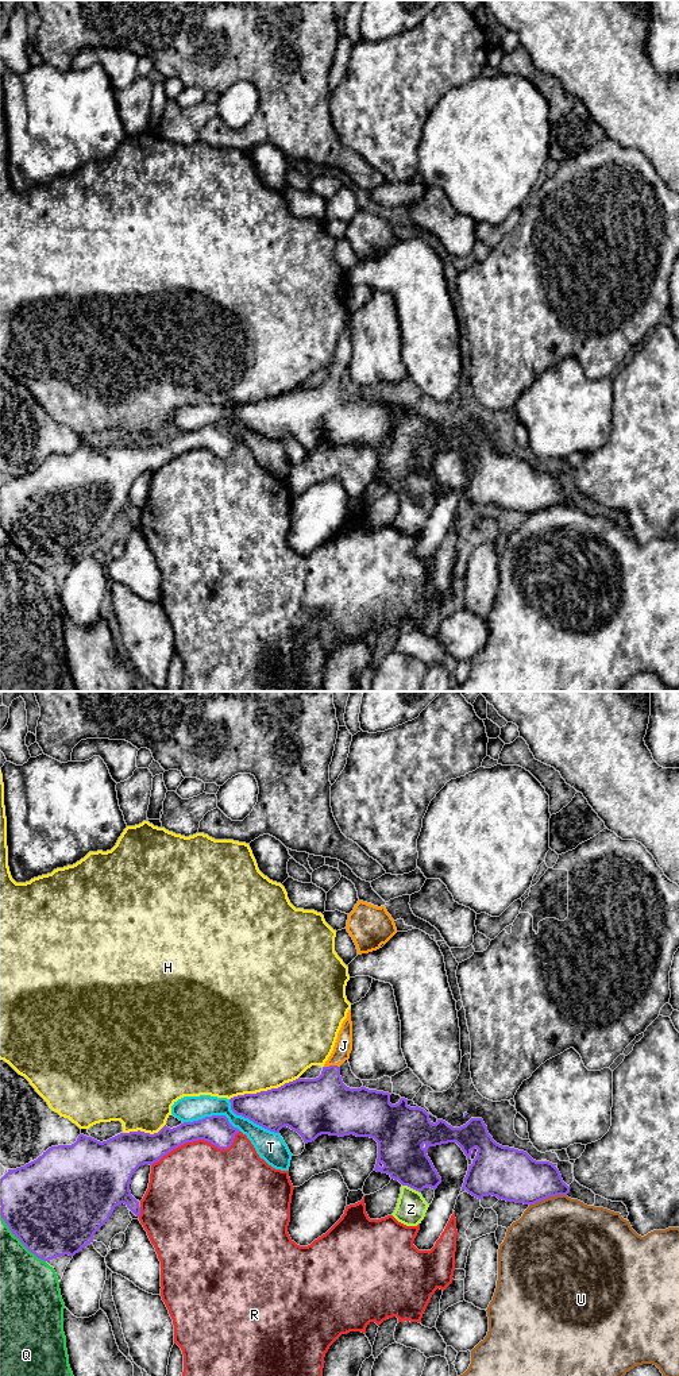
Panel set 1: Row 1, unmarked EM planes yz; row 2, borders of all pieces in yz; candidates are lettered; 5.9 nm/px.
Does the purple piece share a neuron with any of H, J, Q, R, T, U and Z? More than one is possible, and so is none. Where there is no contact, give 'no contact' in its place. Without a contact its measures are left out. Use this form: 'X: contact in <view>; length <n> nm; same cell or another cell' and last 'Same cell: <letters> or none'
H: contact in yz; length 440 nm; another cell
J: contact in yz; length 100 nm; same cell
Q: contact in yz; length 400 nm; another cell
R: contact in yz; length 550 nm; another cell
T: contact in yz; length 340 nm; another cell
U: contact in yz; length 240 nm; another cell
Z: contact in yz; length 120 nm; another cell
Same cell: J

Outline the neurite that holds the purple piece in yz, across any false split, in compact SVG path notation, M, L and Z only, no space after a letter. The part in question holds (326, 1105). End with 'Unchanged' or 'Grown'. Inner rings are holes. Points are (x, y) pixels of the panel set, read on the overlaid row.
M351 1009L337 1033L333 1051L325 1061L321 1075L316 1079L296 1079L278 1088L256 1094L238 1095L229 1099L231 1110L236 1115L248 1118L254 1123L274 1132L285 1126L297 1132L305 1144L321 1134L370 1137L378 1142L378 1159L374 1171L387 1173L418 1192L441 1183L441 1177L427 1155L429 1146L456 1142L467 1160L477 1148L477 1156L468 1165L462 1190L472 1196L497 1196L506 1202L535 1205L556 1195L567 1195L570 1187L563 1182L559 1169L549 1161L536 1161L526 1152L497 1144L487 1132L482 1118L471 1118L460 1128L452 1128L443 1119L433 1123L424 1109L410 1107L408 1099L390 1103L389 1092L369 1090L366 1087L350 1088L340 1076L340 1065L350 1059L352 1051Z. Grown

